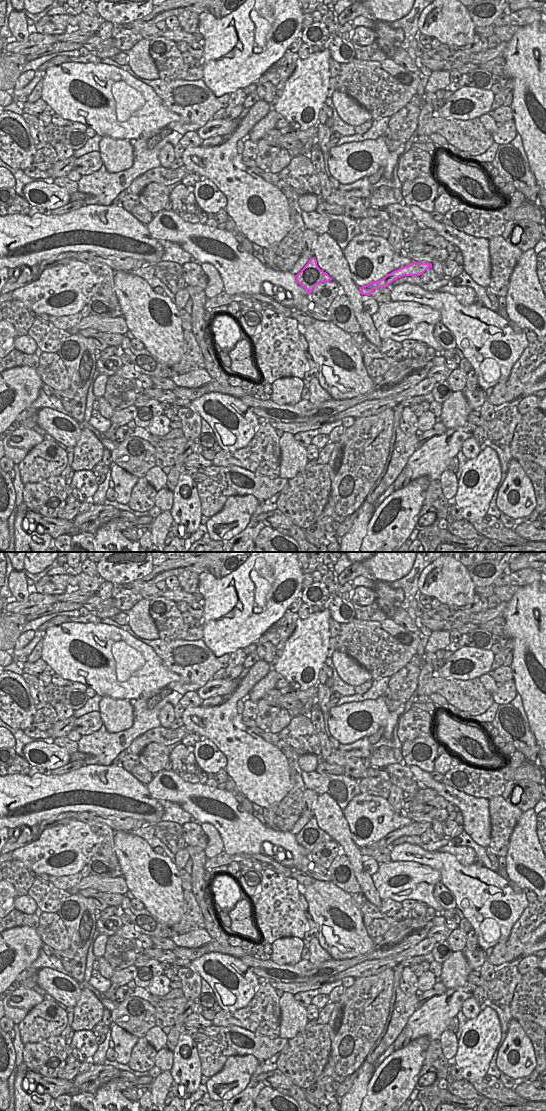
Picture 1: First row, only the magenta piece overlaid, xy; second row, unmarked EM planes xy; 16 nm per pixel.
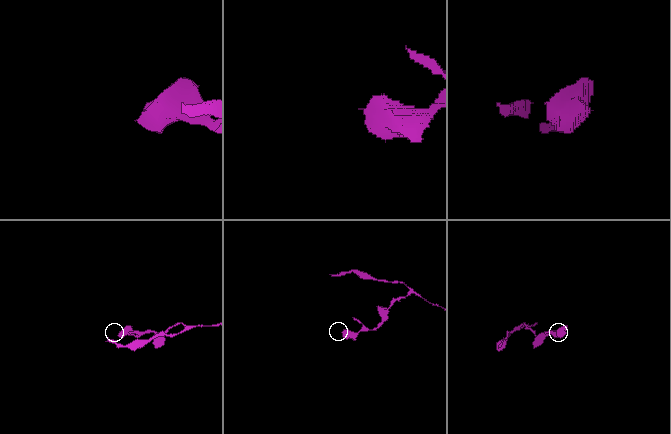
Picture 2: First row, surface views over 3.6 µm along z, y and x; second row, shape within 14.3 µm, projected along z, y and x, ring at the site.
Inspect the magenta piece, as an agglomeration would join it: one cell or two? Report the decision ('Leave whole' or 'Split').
Leave whole.

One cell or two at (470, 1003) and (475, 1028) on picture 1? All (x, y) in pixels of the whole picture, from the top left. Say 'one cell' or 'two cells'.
two cells

